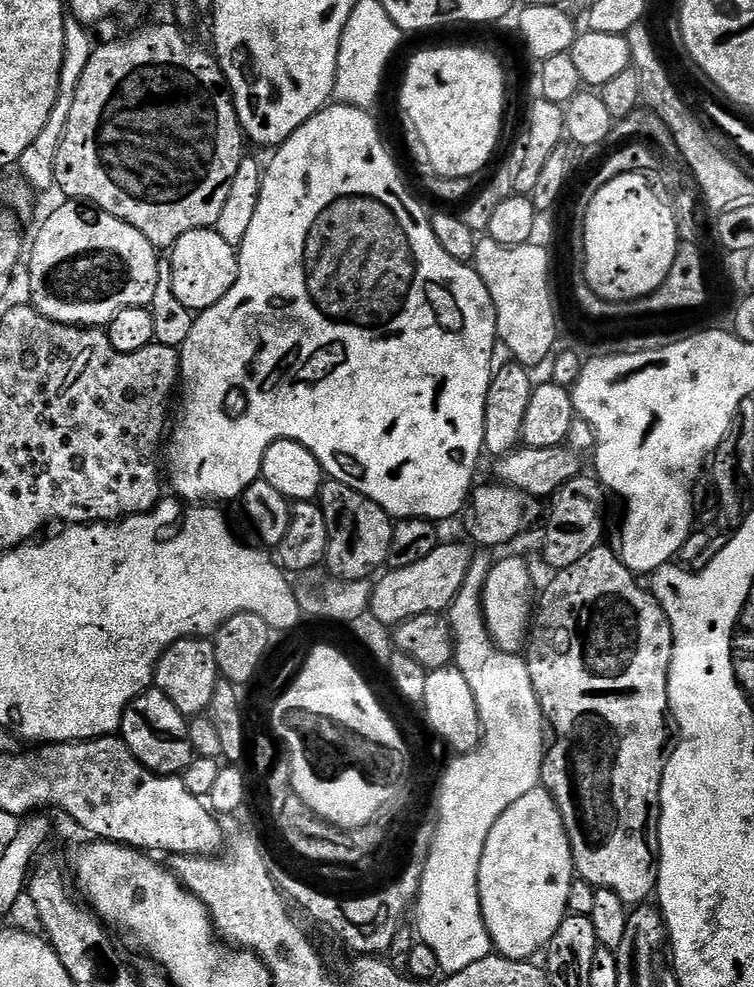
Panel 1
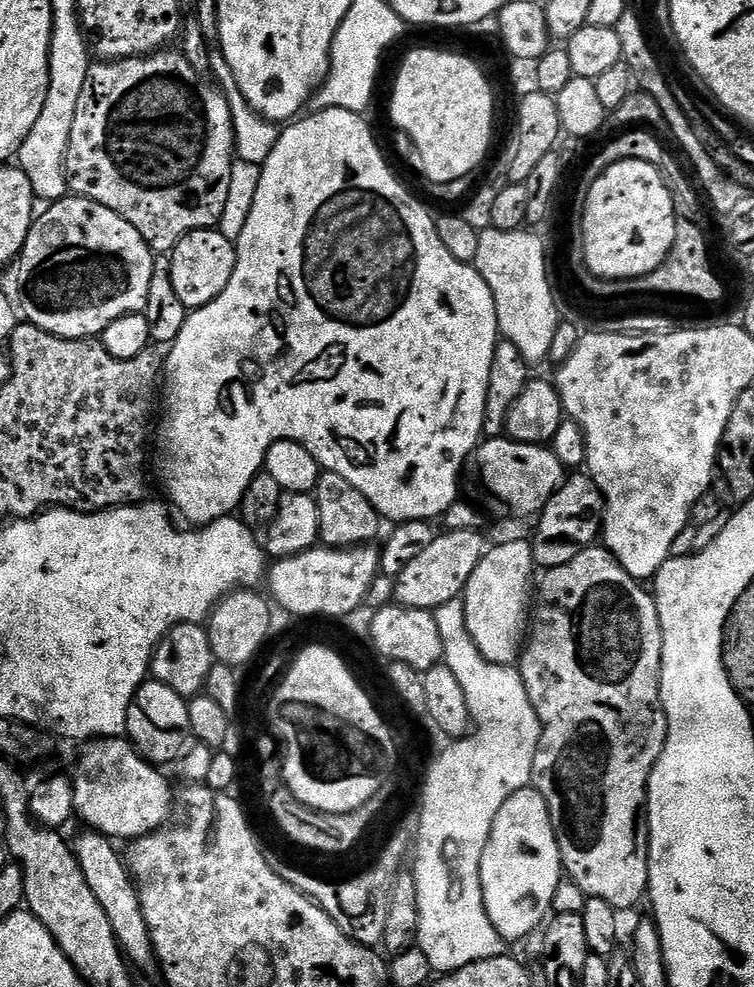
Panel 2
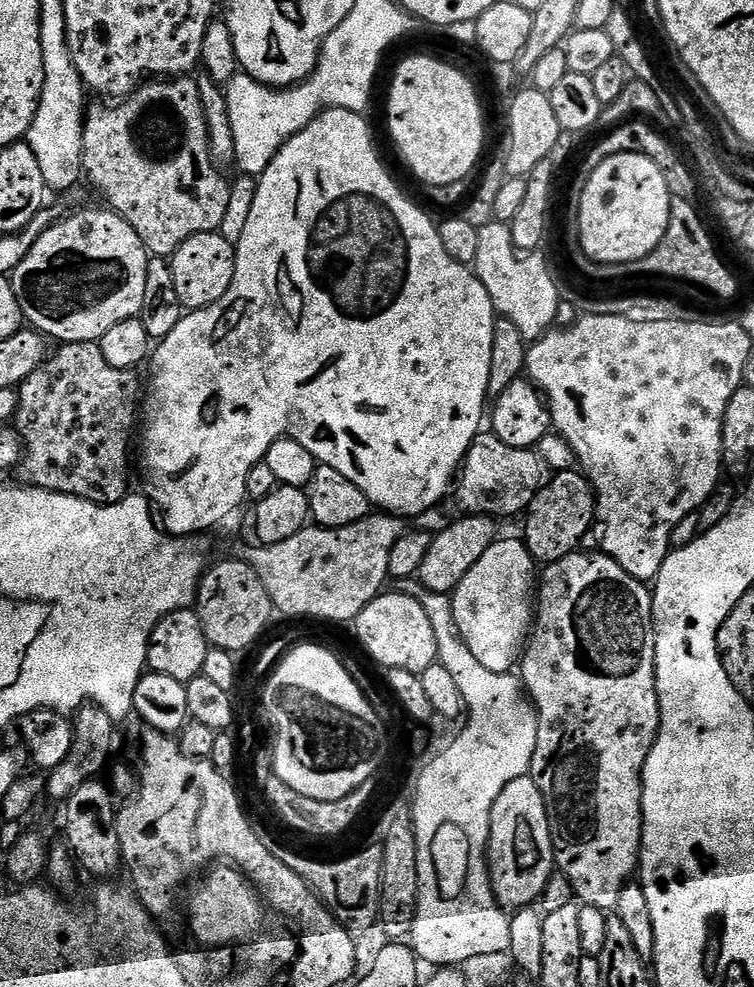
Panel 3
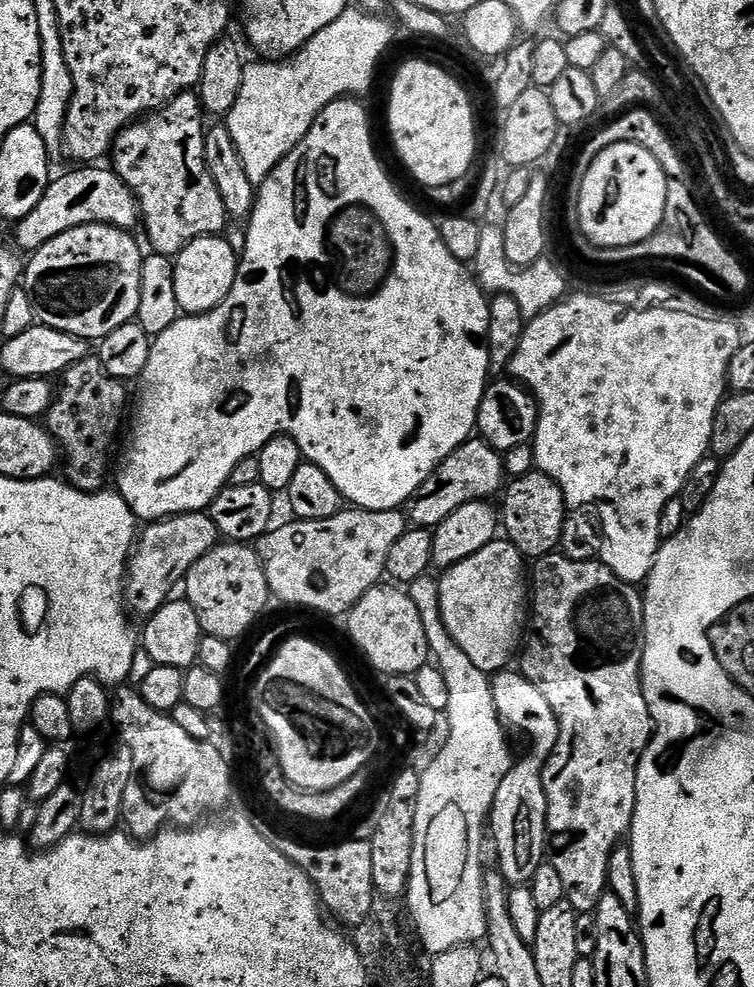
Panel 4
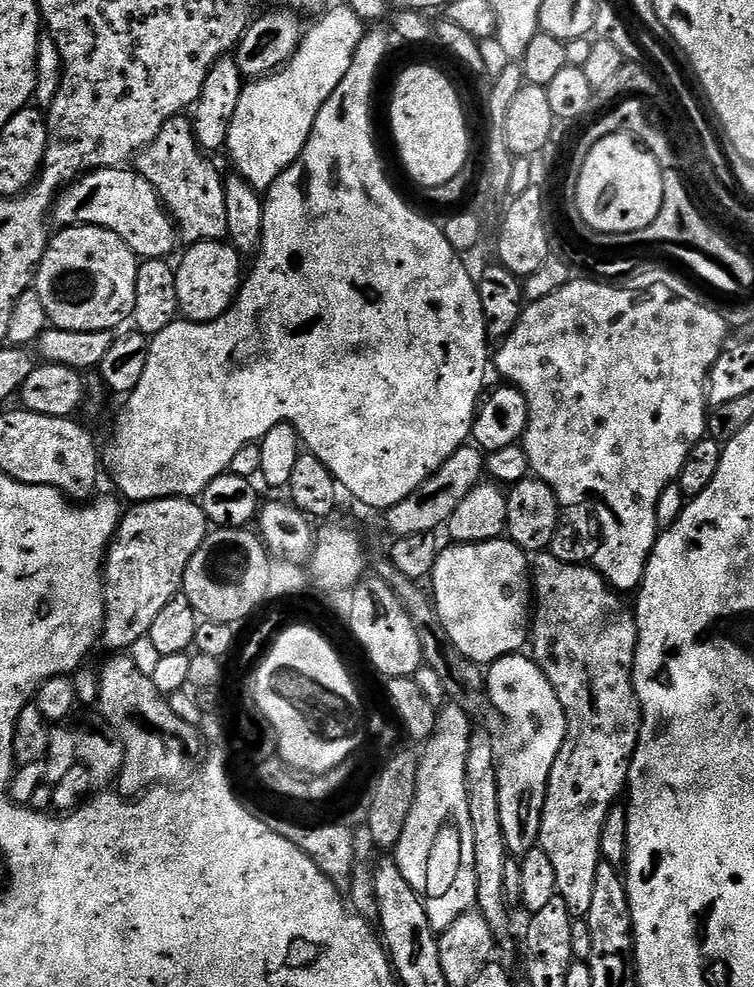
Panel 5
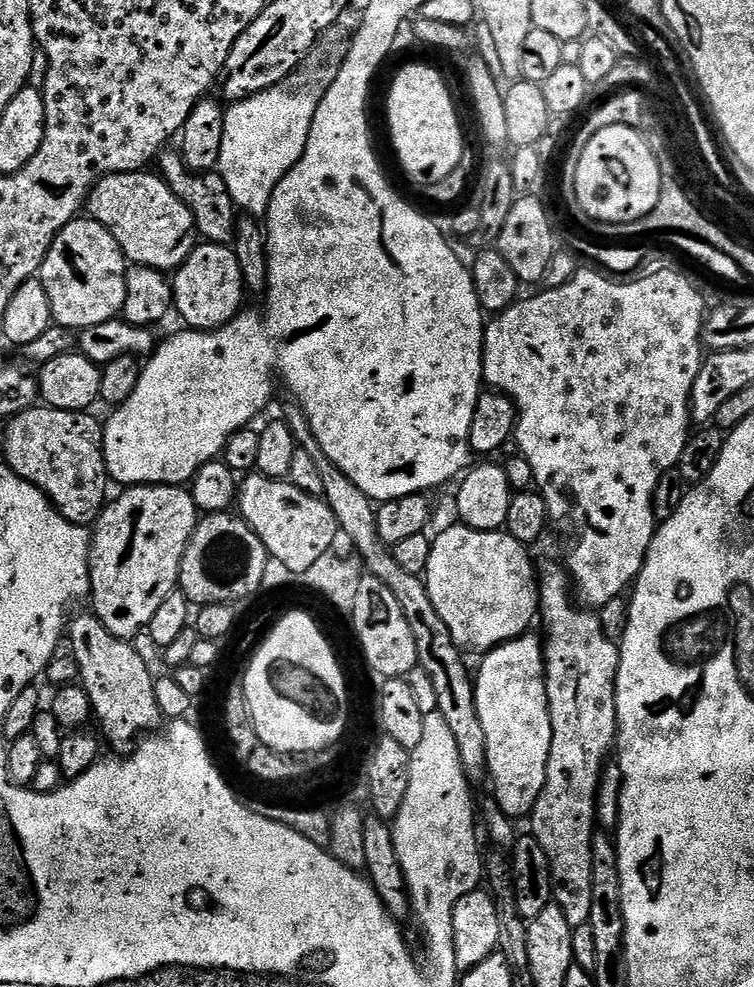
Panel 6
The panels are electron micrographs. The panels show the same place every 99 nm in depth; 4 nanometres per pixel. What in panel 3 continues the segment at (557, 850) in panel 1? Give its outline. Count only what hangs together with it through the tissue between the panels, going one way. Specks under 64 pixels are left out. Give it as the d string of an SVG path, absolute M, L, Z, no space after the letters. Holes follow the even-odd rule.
M531 775L514 778L498 794L490 818L486 859L490 865L490 891L501 908L517 910L539 901L554 871L554 861L546 802Z

